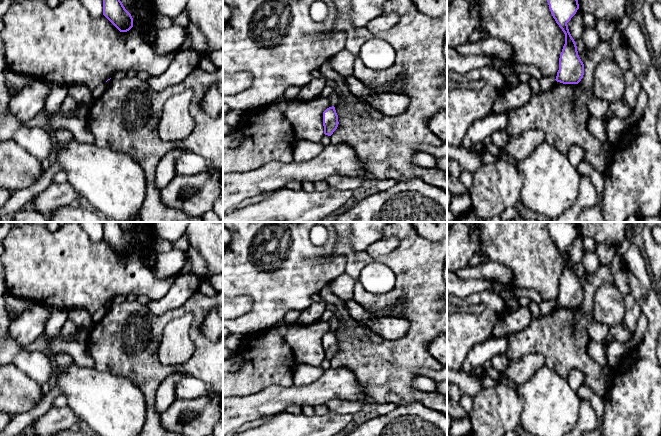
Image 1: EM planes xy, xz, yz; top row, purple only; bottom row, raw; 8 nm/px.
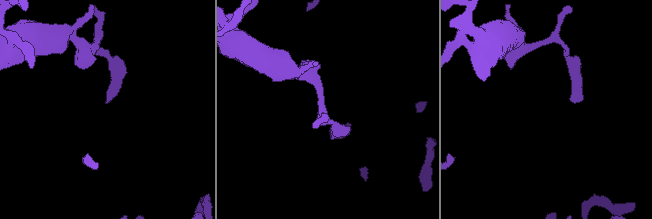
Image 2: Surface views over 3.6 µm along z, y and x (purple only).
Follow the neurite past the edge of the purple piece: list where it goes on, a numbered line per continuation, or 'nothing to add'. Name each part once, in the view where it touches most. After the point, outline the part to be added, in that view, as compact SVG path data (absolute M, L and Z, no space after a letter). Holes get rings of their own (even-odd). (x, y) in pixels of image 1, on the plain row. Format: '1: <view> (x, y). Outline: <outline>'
nothing to add

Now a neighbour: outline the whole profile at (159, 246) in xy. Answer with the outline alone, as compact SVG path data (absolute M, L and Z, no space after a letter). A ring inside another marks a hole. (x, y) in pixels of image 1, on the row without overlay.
M156 238L152 244L152 250L156 254L162 254L162 253L167 253L171 250L173 250L173 244L172 242L168 240L164 240L162 238Z

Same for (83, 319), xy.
M80 308L68 310L68 319L73 321L78 328L90 328L93 326L92 314Z

